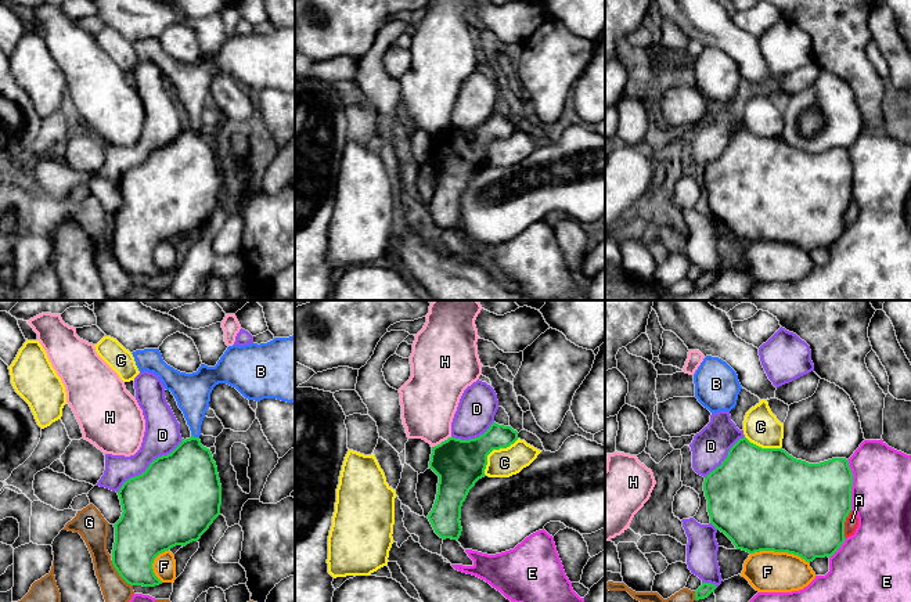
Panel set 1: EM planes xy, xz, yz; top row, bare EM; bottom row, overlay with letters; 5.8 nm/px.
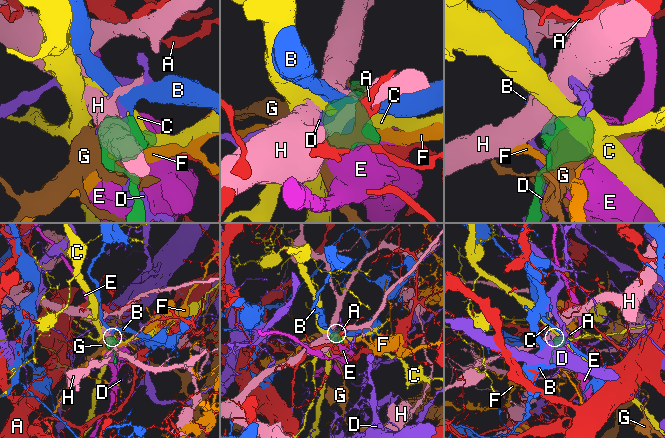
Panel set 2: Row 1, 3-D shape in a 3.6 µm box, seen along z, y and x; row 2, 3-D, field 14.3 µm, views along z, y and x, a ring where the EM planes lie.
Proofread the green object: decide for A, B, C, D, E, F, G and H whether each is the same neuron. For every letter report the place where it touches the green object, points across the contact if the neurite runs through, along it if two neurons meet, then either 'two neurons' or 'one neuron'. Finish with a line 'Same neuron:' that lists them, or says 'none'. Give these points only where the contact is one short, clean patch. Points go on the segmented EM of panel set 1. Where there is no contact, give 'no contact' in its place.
A: meets green in yz at (843, 523); two neurons
B: meets green in xy at (195, 438); runs through xy (187, 479), (190, 450), (195, 438), (193, 395); one neuron
C: meets green in xz at (493, 449); two neurons
D: meets green in xy at (150, 465); two neurons
E: meets green in yz at (852, 485); two neurons
F: meets green in yz at (780, 551); two neurons
G: meets green in xy at (119, 575); two neurons
H: meets green in xz at (442, 442); border along xz (452, 436), (432, 447); two neurons
Same neuron: B

